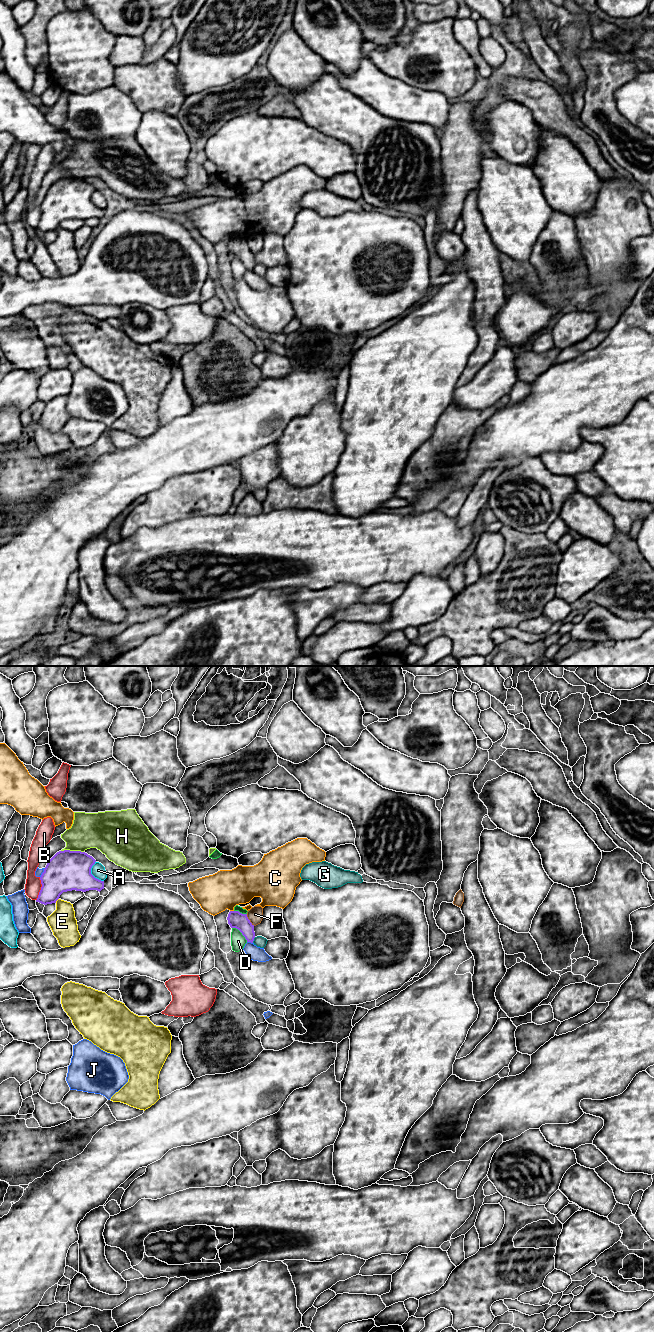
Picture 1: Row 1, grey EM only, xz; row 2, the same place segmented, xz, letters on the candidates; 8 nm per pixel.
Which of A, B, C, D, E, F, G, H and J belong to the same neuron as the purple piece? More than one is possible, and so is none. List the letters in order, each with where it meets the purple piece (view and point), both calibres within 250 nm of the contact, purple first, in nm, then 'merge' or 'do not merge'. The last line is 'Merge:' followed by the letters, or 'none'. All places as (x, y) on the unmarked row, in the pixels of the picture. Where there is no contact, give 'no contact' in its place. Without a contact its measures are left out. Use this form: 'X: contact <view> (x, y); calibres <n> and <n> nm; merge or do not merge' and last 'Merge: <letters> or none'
A: contact xz (90, 201); calibres 320 and 110 nm; do not merge
B: contact xz (41, 217); calibres 320 and 130 nm; do not merge
C: contact xz (232, 239); calibres 130 and 300 nm; do not merge
D: contact xz (241, 260); calibres 130 and 120 nm; do not merge
E: contact xz (57, 227); calibres 320 and 220 nm; do not merge
F: contact xz (249, 248); calibres 130 and 120 nm; do not merge
G: contact xz (253, 268); calibres 130 and 90 nm; do not merge
H: contact xz (72, 179); calibres 320 and 280 nm; do not merge
J: contact xz (42, 201); calibres 320 and 60 nm; do not merge
Merge: none

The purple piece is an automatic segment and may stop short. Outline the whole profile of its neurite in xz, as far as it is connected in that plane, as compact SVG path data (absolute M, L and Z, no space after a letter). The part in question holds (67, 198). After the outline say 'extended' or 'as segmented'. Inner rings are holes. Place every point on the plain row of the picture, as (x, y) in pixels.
M64 178L57 180L47 191L44 200L42 201L41 218L36 230L47 233L56 231L60 223L67 219L82 219L89 218L101 219L104 217L104 209L95 206L91 202L91 196L96 188L85 180Z; as segmented

